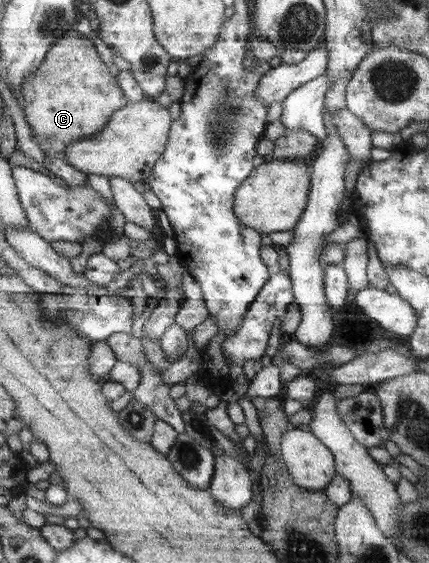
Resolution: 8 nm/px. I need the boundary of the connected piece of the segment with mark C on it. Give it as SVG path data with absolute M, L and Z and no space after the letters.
M75 29L70 30L52 46L43 64L24 82L21 93L25 98L26 117L33 127L35 138L47 157L58 159L66 158L65 149L71 146L72 142L82 141L99 133L112 120L113 114L130 104L117 76L112 75L109 66L101 60L93 44L93 37L83 38Z

